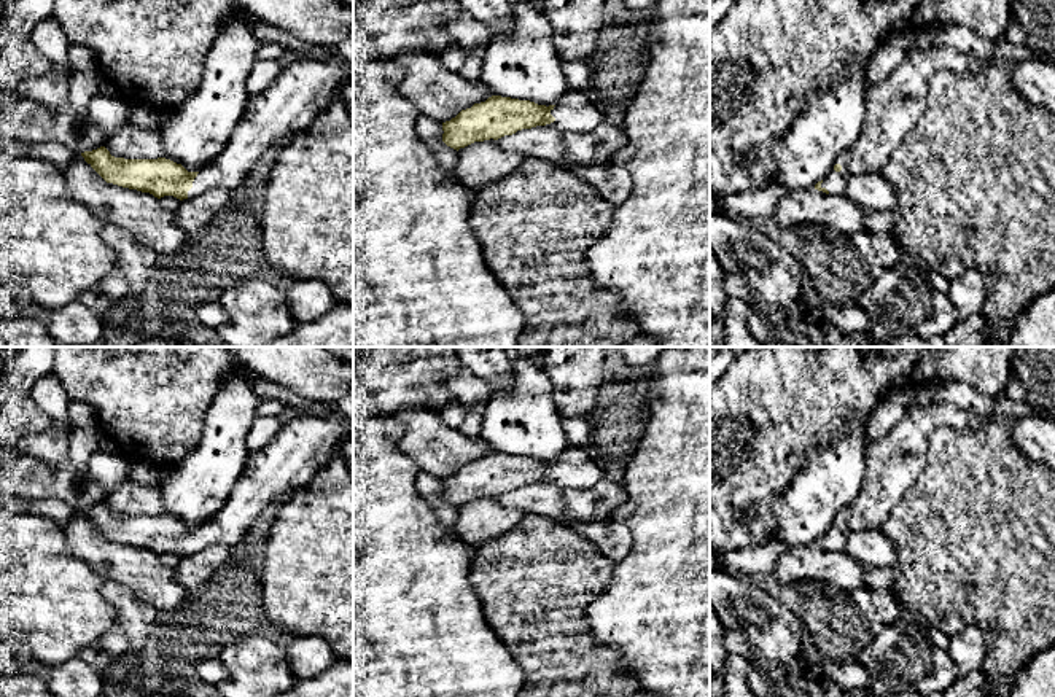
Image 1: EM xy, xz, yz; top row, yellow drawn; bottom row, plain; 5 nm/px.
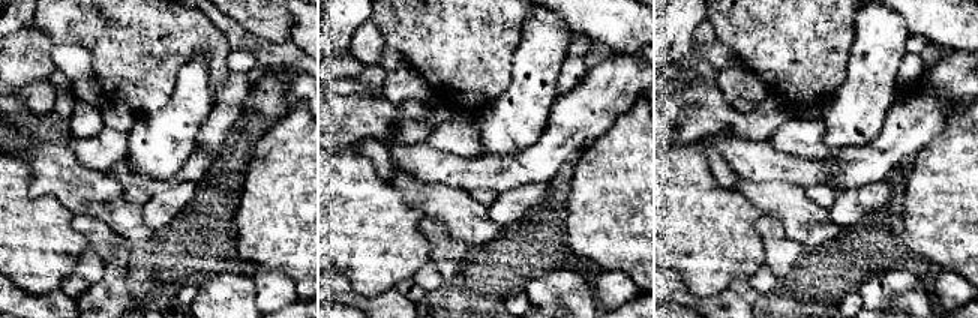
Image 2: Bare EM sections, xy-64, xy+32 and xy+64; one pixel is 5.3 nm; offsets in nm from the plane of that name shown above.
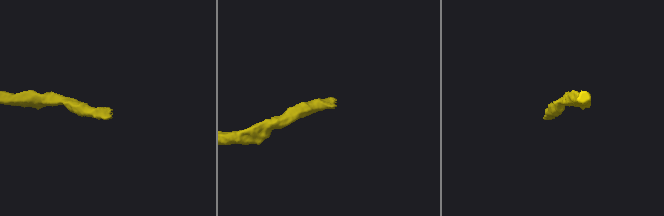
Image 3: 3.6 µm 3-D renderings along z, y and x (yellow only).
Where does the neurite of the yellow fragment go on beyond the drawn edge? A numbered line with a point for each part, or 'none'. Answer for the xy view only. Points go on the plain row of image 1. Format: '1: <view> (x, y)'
1: xy (306, 443)

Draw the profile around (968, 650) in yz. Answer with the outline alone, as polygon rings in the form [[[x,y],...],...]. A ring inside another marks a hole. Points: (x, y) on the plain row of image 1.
[[[967,625],[960,633],[950,637],[947,651],[956,664],[960,678],[982,670],[988,654],[983,633],[977,625]]]

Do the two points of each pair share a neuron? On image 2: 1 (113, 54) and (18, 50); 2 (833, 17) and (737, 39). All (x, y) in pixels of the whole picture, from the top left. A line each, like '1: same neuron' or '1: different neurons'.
1: different neurons
2: same neuron

